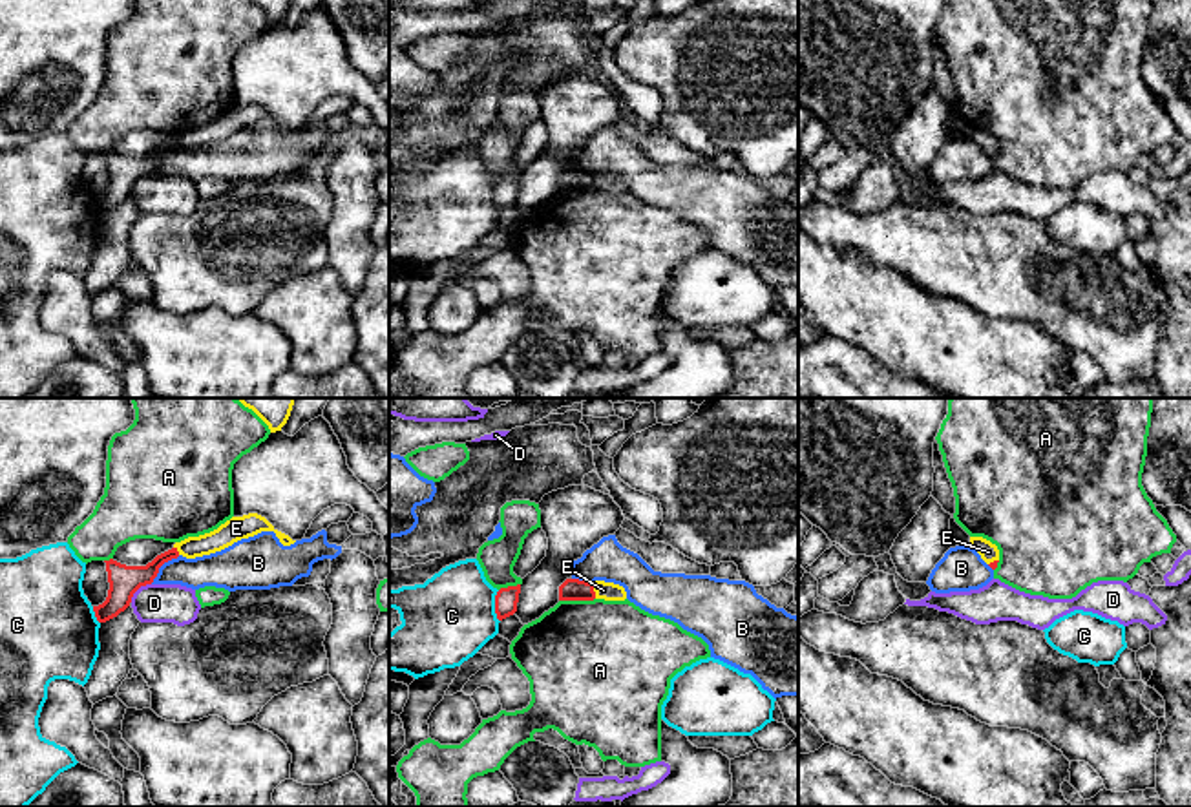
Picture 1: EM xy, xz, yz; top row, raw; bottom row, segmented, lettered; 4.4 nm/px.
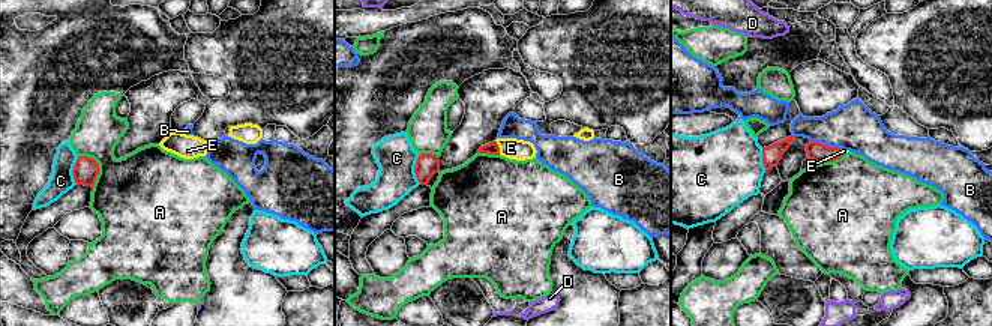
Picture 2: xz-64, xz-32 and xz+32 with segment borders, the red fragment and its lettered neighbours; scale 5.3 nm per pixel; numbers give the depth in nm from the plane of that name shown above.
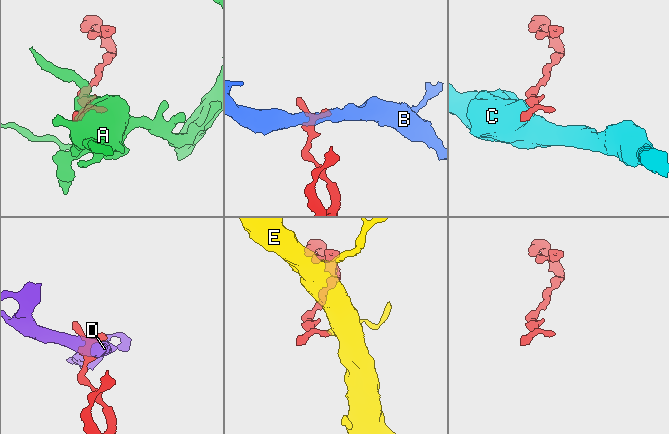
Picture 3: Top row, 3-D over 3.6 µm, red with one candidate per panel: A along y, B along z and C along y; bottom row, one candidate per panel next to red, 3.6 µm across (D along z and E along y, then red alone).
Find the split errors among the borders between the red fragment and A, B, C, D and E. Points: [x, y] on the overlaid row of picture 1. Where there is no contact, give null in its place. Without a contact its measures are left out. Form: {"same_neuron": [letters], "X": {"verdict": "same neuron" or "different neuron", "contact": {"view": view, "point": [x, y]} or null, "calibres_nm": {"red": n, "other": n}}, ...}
{"same_neuron": [], "A": {"verdict": "different neuron", "contact": {"view": "xz", "point": [576, 599]}, "calibres_nm": {"red": 100, "other": 500}}, "B": {"verdict": "different neuron", "contact": {"view": "xy", "point": [161, 565]}, "calibres_nm": {"red": 140, "other": 150}}, "C": {"verdict": "different neuron", "contact": {"view": "xz", "point": [495, 607]}, "calibres_nm": {"red": 100, "other": 380}}, "D": {"verdict": "different neuron", "contact": {"view": "xy", "point": [137, 588]}, "calibres_nm": {"red": 140, "other": 180}}, "E": {"verdict": "different neuron", "contact": {"view": "xz", "point": [592, 590]}, "calibres_nm": {"red": 100, "other": 80}}}

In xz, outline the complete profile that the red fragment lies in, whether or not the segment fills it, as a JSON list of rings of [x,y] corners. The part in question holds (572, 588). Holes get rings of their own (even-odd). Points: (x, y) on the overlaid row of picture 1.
[[[566,579],[559,586],[559,601],[594,601],[594,584],[579,579]]]

